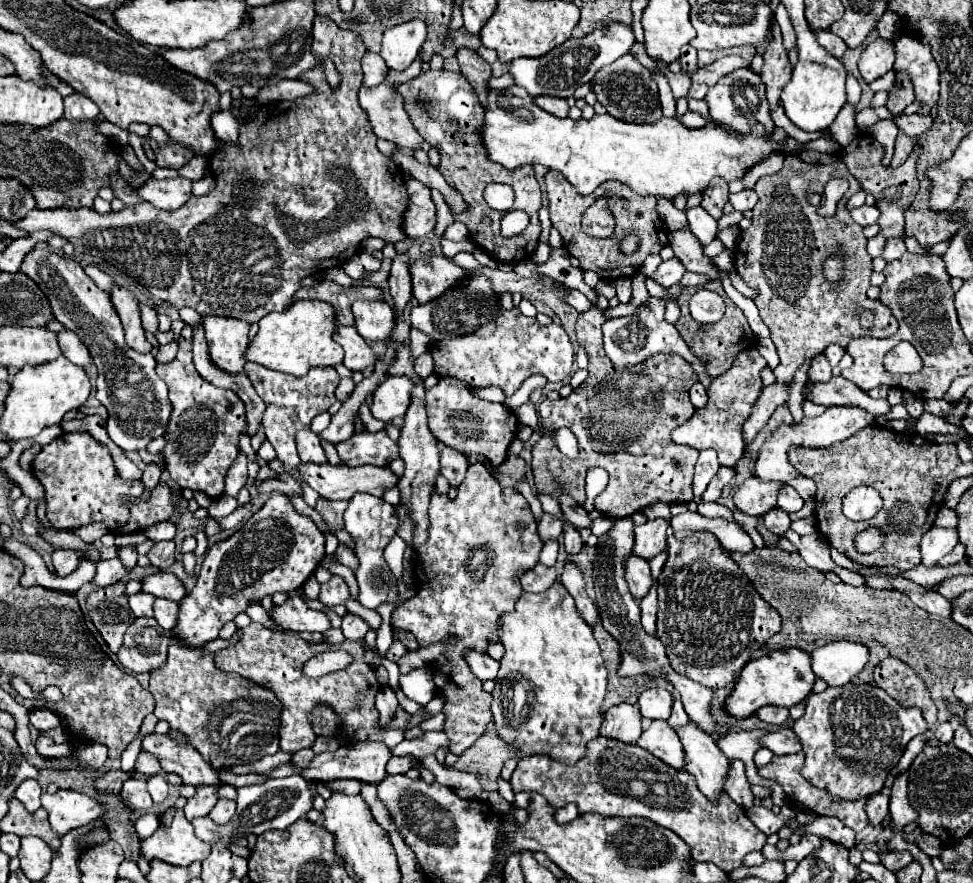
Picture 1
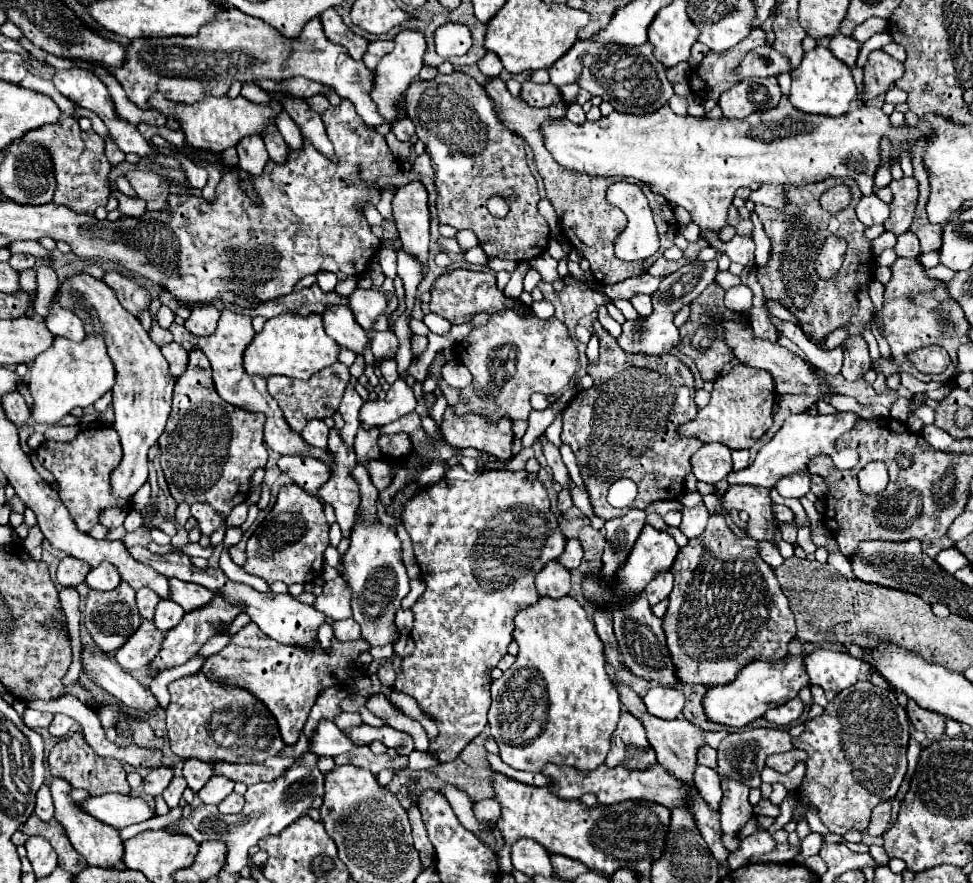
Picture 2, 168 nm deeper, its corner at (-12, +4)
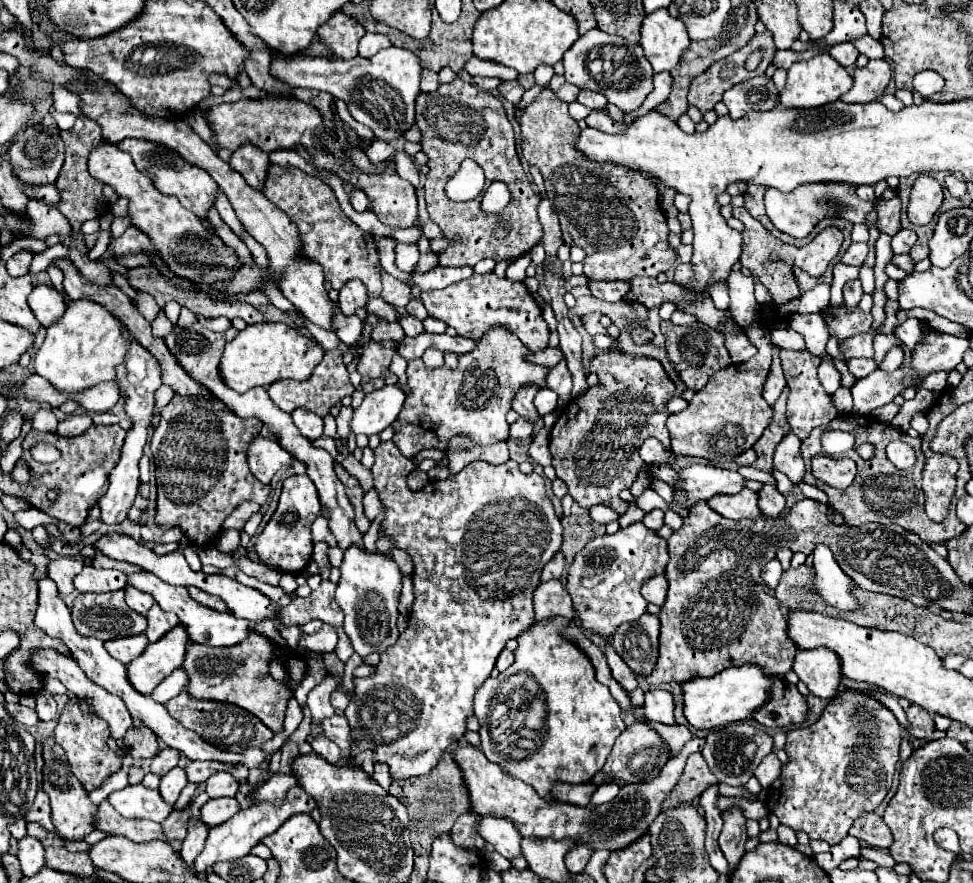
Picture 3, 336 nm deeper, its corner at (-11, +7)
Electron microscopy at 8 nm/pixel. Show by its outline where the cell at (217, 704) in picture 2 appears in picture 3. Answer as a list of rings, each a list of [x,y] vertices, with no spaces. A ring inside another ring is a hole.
[[[182,690],[176,698],[166,702],[166,710],[170,712],[170,716],[174,716],[186,730],[196,732],[198,736],[202,736],[202,740],[206,740],[208,744],[222,748],[222,750],[230,750],[230,752],[244,752],[248,748],[254,746],[262,746],[264,742],[268,742],[274,734],[268,726],[262,724],[262,720],[258,720],[254,714],[246,712],[244,708],[236,706],[236,704],[228,704],[228,702],[216,702],[216,700],[196,700],[192,698],[186,690]]]

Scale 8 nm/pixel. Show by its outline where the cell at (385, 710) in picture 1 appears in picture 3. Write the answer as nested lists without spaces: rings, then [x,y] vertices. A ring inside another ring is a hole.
[[[369,749],[360,753],[355,759],[357,763],[366,773],[373,775],[374,772],[374,761],[373,761],[374,751]]]

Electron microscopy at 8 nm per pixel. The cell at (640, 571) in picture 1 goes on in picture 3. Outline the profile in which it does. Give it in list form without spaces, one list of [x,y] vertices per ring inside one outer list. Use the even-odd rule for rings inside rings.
[[[654,576],[654,578],[646,580],[646,584],[642,584],[642,596],[648,602],[656,604],[656,606],[664,604],[666,592],[668,592],[668,580],[666,580],[666,576]]]

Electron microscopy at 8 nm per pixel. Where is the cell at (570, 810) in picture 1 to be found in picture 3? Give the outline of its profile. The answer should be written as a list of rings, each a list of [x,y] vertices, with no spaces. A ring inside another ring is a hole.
[[[602,784],[602,786],[598,786],[596,788],[596,792],[592,794],[592,798],[590,798],[590,804],[604,804],[604,802],[610,802],[616,794],[618,794],[618,784]]]

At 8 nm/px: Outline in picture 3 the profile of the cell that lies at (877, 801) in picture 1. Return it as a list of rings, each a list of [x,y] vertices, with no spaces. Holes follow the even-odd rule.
[[[868,812],[866,816],[860,816],[852,824],[848,834],[852,834],[858,840],[866,842],[868,846],[876,846],[876,848],[888,848],[892,844],[890,828],[886,828],[884,820],[878,814],[874,814],[874,812]]]

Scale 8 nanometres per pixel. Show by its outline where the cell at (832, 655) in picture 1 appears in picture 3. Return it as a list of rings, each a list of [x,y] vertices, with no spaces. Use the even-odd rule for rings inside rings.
[[[798,650],[792,670],[818,698],[834,698],[840,692],[842,664],[832,650]]]

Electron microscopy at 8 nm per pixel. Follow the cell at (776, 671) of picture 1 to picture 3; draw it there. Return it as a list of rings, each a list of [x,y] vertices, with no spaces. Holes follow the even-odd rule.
[[[744,664],[738,668],[724,670],[710,678],[688,680],[682,684],[684,690],[684,716],[694,728],[716,728],[732,722],[742,722],[750,718],[762,704],[766,704],[770,688],[778,676],[766,676],[756,664]]]

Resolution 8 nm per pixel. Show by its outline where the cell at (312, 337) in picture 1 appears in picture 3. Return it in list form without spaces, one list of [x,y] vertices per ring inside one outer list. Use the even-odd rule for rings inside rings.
[[[258,322],[246,326],[232,342],[226,344],[220,372],[226,378],[226,384],[236,392],[246,392],[254,386],[270,386],[276,380],[294,378],[294,380],[308,380],[314,366],[324,358],[322,346],[302,334],[294,326],[286,326],[282,322]]]

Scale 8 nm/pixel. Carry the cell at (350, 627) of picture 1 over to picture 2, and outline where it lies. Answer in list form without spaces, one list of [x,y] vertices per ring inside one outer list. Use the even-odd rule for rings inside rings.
[[[343,619],[343,621],[335,621],[333,625],[333,637],[337,641],[351,641],[351,639],[359,639],[359,625],[353,619]]]

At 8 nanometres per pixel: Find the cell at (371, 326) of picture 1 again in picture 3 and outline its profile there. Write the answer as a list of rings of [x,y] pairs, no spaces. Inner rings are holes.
[[[356,278],[354,280],[348,280],[344,284],[344,288],[340,290],[338,306],[340,306],[340,312],[346,314],[346,316],[356,314],[358,308],[366,308],[366,302],[368,302],[366,286],[360,280],[356,280]]]

